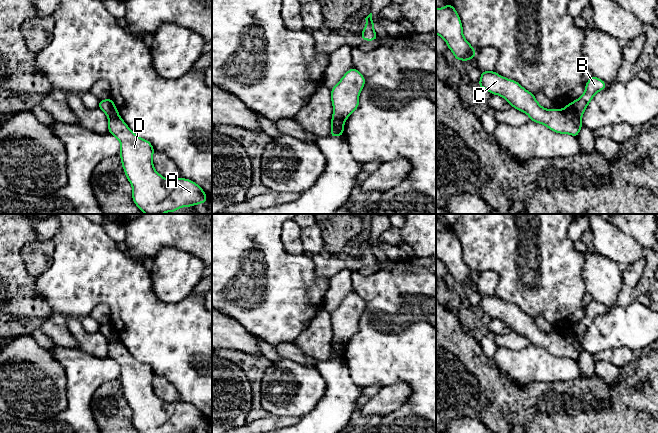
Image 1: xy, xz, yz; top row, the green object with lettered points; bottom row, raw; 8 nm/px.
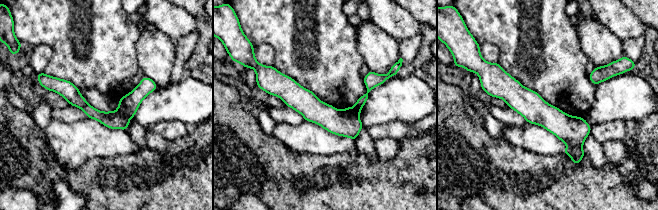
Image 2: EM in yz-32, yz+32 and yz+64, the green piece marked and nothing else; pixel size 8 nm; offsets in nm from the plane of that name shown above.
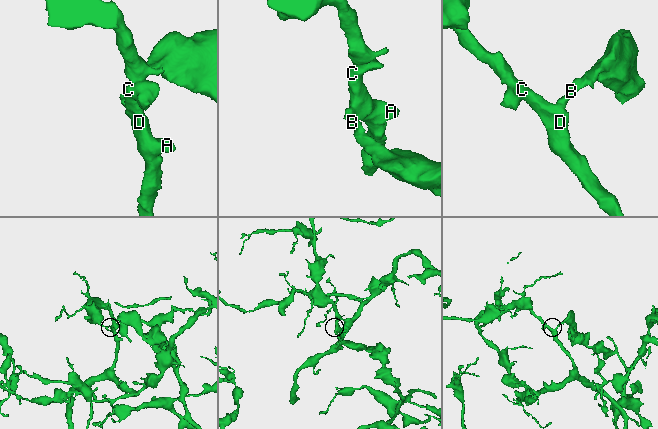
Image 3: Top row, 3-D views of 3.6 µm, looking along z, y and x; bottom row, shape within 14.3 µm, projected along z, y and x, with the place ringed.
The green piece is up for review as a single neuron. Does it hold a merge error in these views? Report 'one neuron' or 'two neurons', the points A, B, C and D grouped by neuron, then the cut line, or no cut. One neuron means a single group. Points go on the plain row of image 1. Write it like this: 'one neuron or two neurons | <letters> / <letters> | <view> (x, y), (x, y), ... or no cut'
two neurons | A C D / B | yz (562, 334), (567, 339), (576, 340), (580, 343)

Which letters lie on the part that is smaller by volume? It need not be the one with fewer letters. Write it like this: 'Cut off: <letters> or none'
Cut off: B

